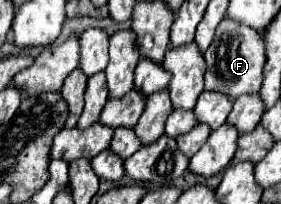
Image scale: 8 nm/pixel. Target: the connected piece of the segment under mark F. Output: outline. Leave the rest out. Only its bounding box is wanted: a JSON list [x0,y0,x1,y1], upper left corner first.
[203,16,265,98]

